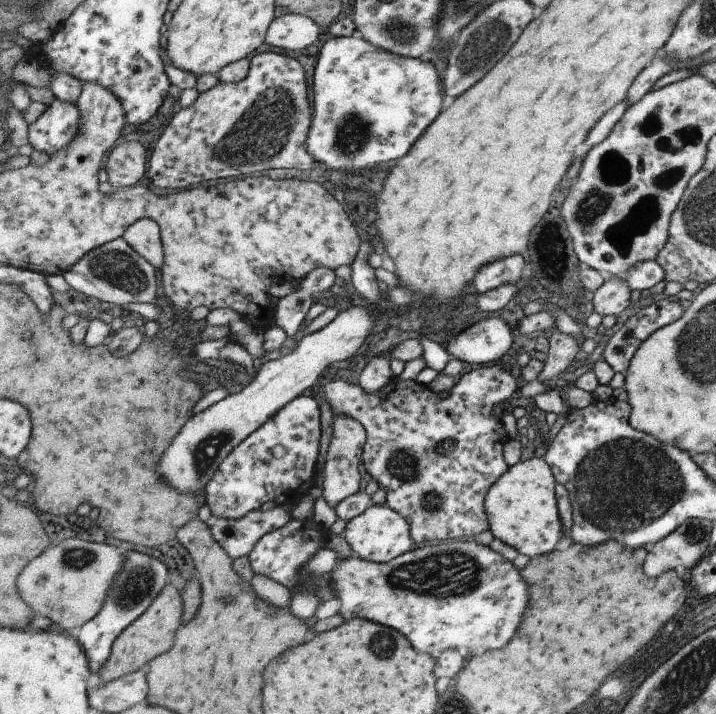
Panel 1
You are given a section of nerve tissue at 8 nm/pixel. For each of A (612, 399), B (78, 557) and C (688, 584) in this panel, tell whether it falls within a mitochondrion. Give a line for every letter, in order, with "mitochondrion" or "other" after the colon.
A: other
B: mitochondrion
C: other

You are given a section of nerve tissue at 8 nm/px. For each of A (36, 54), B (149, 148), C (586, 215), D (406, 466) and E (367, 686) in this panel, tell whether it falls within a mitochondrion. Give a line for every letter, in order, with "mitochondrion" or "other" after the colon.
A: other
B: other
C: mitochondrion
D: mitochondrion
E: other

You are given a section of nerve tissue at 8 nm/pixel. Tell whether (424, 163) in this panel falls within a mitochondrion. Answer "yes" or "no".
no

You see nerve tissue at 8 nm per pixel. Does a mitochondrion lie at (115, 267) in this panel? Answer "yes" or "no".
yes

